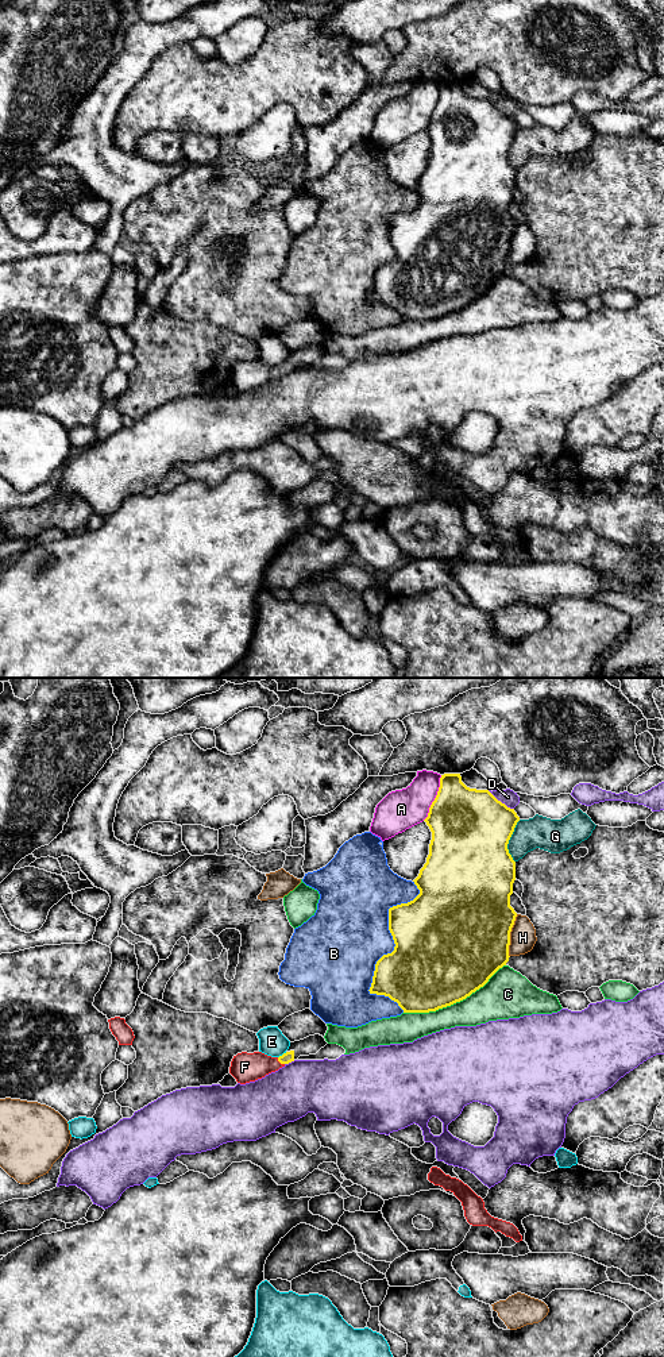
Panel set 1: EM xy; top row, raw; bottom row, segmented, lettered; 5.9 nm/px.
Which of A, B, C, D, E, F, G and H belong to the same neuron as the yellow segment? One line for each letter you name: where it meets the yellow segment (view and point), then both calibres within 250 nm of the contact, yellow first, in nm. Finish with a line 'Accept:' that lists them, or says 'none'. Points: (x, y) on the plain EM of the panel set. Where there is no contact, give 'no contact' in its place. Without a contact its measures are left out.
F: xy (280, 370) | 70/180 nm
Accept: F

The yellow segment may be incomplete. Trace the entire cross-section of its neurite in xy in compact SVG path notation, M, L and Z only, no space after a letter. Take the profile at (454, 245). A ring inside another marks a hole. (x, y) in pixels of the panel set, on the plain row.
M444 82L435 109L424 128L432 140L426 171L413 189L420 203L408 212L389 217L389 239L394 259L375 273L370 302L397 311L404 321L429 321L451 315L483 296L509 270L510 240L517 221L510 215L516 170L507 153L520 126L489 99L470 97L460 82Z

